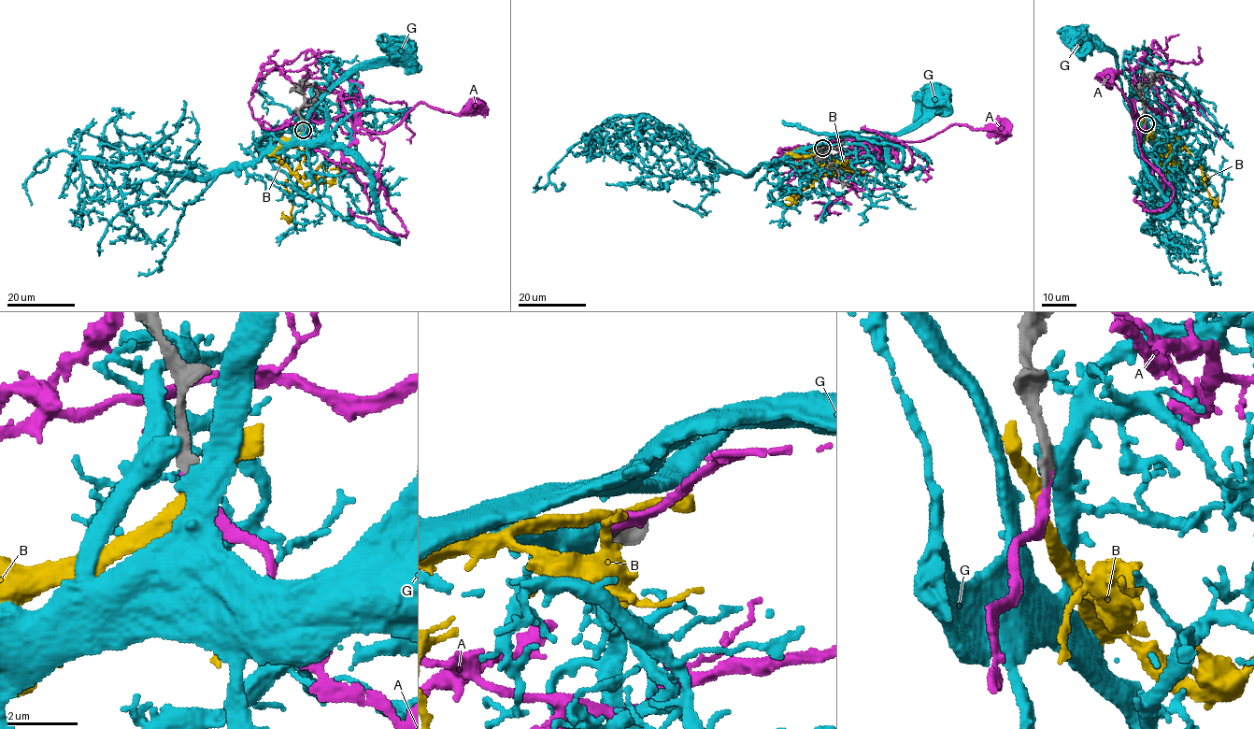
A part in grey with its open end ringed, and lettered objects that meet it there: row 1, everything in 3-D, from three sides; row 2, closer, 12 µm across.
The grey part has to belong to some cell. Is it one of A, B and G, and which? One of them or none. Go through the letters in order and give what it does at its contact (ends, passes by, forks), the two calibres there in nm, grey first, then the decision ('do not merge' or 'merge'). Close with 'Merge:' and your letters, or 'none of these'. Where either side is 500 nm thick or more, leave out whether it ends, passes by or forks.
A: it ends | 340/240 nm | merge
B: it passes by | 320/360 nm | do not merge
G: 400/650 nm | do not merge
Merge: A

